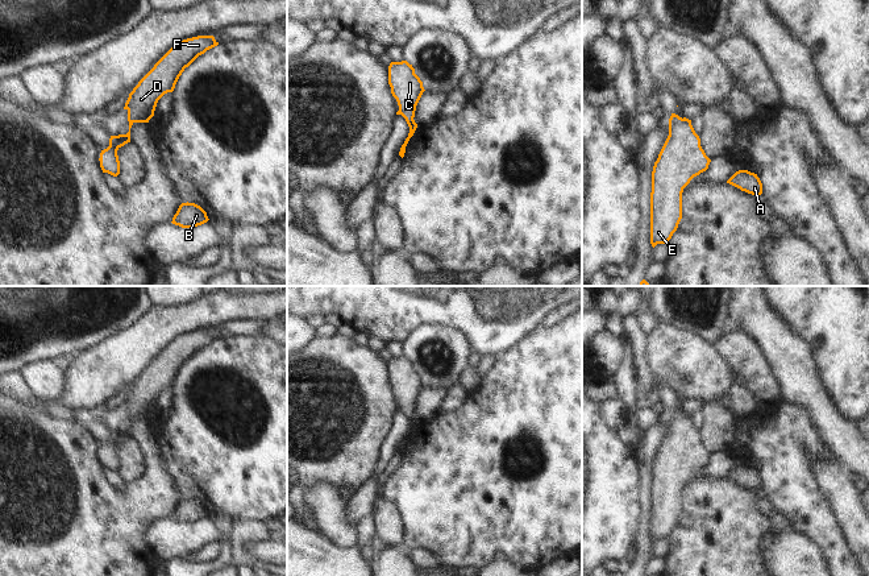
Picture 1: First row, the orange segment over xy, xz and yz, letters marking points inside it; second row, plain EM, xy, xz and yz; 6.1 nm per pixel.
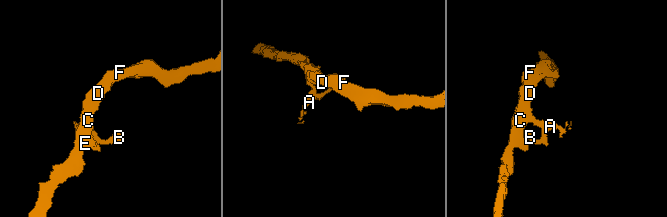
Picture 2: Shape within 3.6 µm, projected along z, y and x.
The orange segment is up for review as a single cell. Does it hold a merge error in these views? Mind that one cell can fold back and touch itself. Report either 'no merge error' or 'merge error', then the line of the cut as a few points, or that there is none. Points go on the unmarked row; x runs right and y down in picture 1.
no merge error; no cut

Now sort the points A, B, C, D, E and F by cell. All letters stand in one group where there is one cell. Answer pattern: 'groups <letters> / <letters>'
groups A B C D E F

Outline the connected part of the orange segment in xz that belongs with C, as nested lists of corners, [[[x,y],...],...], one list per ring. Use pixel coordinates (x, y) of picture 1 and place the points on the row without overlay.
[[[407,356],[390,359],[388,380],[391,382],[391,389],[399,401],[396,410],[402,410],[409,422],[408,432],[399,447],[399,451],[403,453],[406,442],[417,423],[417,419],[413,415],[415,406],[425,385],[420,373],[415,369],[415,364]]]

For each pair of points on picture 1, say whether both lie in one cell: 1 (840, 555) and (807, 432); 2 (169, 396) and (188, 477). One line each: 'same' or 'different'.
1: same
2: different

